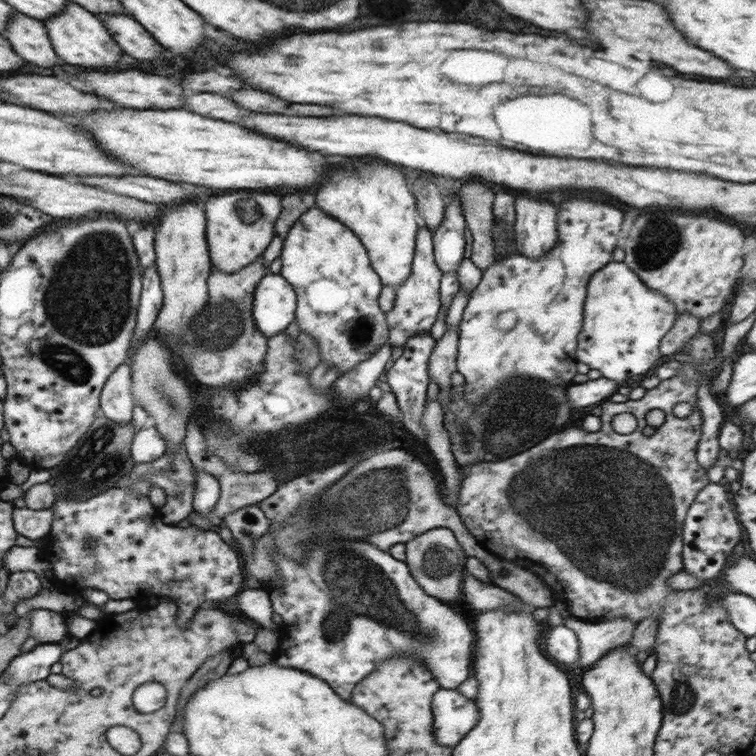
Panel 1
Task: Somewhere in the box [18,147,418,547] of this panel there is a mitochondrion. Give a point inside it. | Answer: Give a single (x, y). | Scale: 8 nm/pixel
(89, 302)

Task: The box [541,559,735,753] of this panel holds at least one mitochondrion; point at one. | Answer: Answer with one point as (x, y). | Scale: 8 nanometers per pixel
(682, 698)

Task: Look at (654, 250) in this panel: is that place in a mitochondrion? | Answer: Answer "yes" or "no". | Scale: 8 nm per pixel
yes

